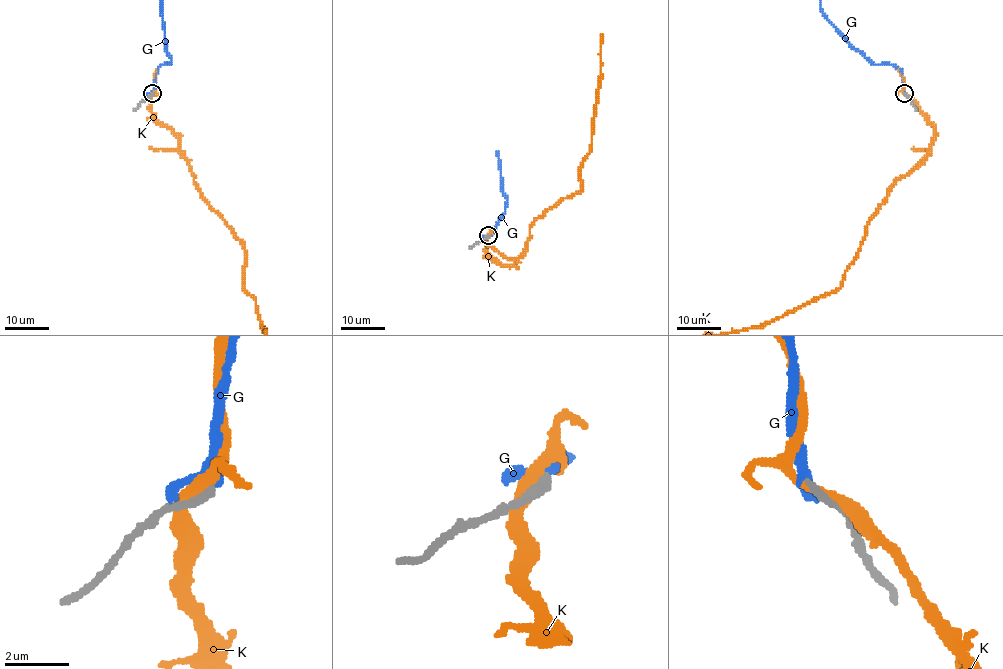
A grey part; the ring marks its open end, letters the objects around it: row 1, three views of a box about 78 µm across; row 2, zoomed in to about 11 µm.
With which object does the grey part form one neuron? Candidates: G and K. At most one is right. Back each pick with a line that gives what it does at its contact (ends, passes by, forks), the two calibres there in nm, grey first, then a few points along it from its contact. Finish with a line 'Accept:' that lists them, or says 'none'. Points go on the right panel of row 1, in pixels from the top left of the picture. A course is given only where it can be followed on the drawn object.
Accept: none

